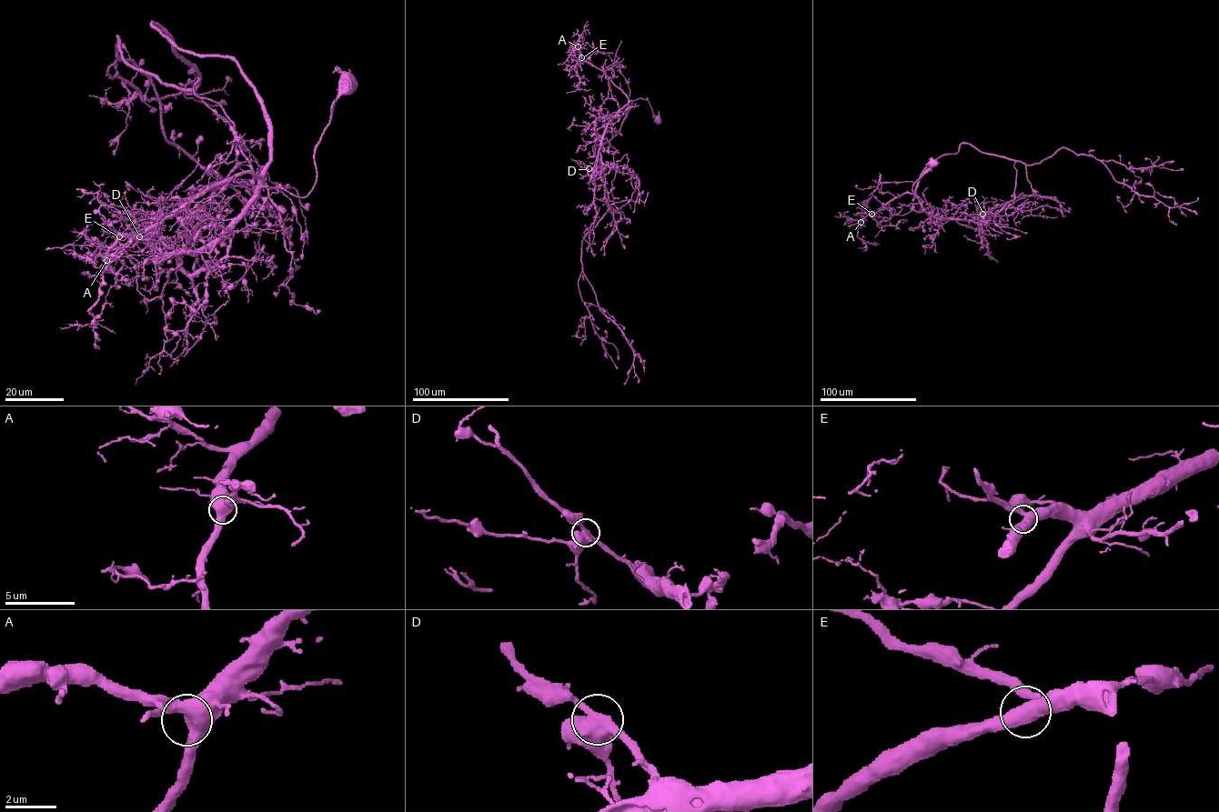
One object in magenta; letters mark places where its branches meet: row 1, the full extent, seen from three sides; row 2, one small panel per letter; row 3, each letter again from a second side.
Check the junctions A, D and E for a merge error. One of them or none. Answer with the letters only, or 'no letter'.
no letter

